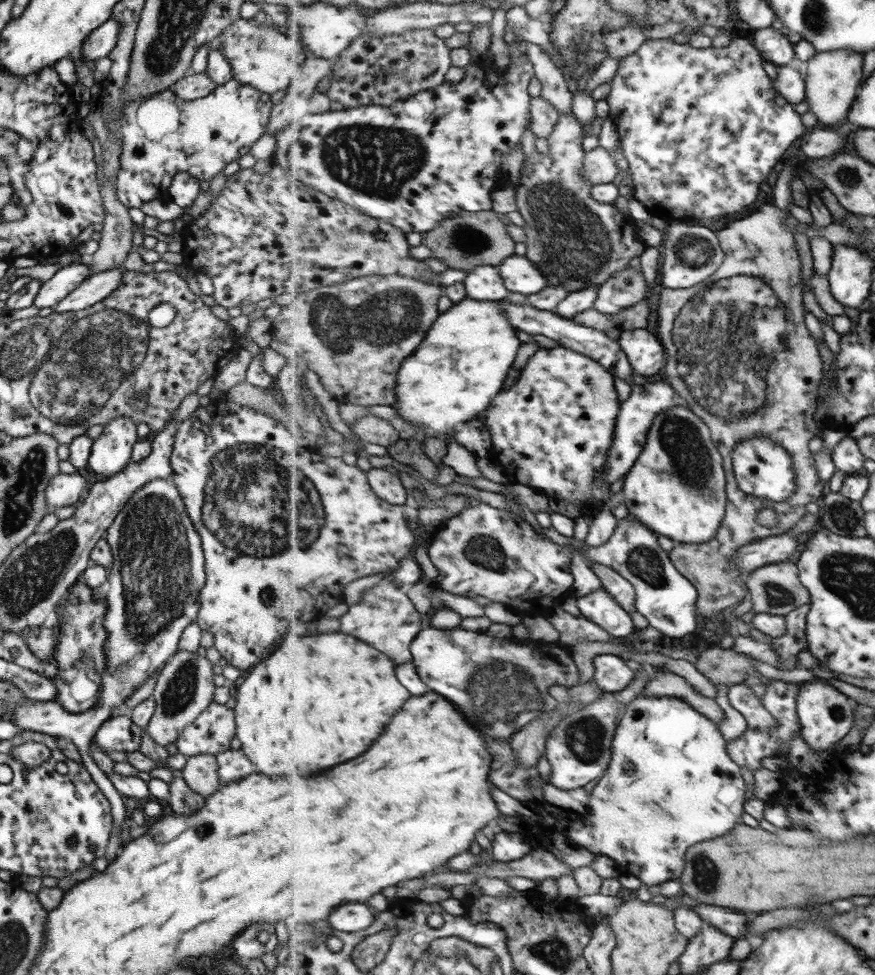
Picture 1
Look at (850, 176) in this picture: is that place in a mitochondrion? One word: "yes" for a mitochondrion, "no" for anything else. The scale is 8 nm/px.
yes

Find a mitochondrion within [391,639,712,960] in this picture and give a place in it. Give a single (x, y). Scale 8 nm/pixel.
(509, 693)

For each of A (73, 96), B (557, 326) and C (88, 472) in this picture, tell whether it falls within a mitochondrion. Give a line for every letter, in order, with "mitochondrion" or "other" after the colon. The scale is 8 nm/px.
A: other
B: other
C: other

